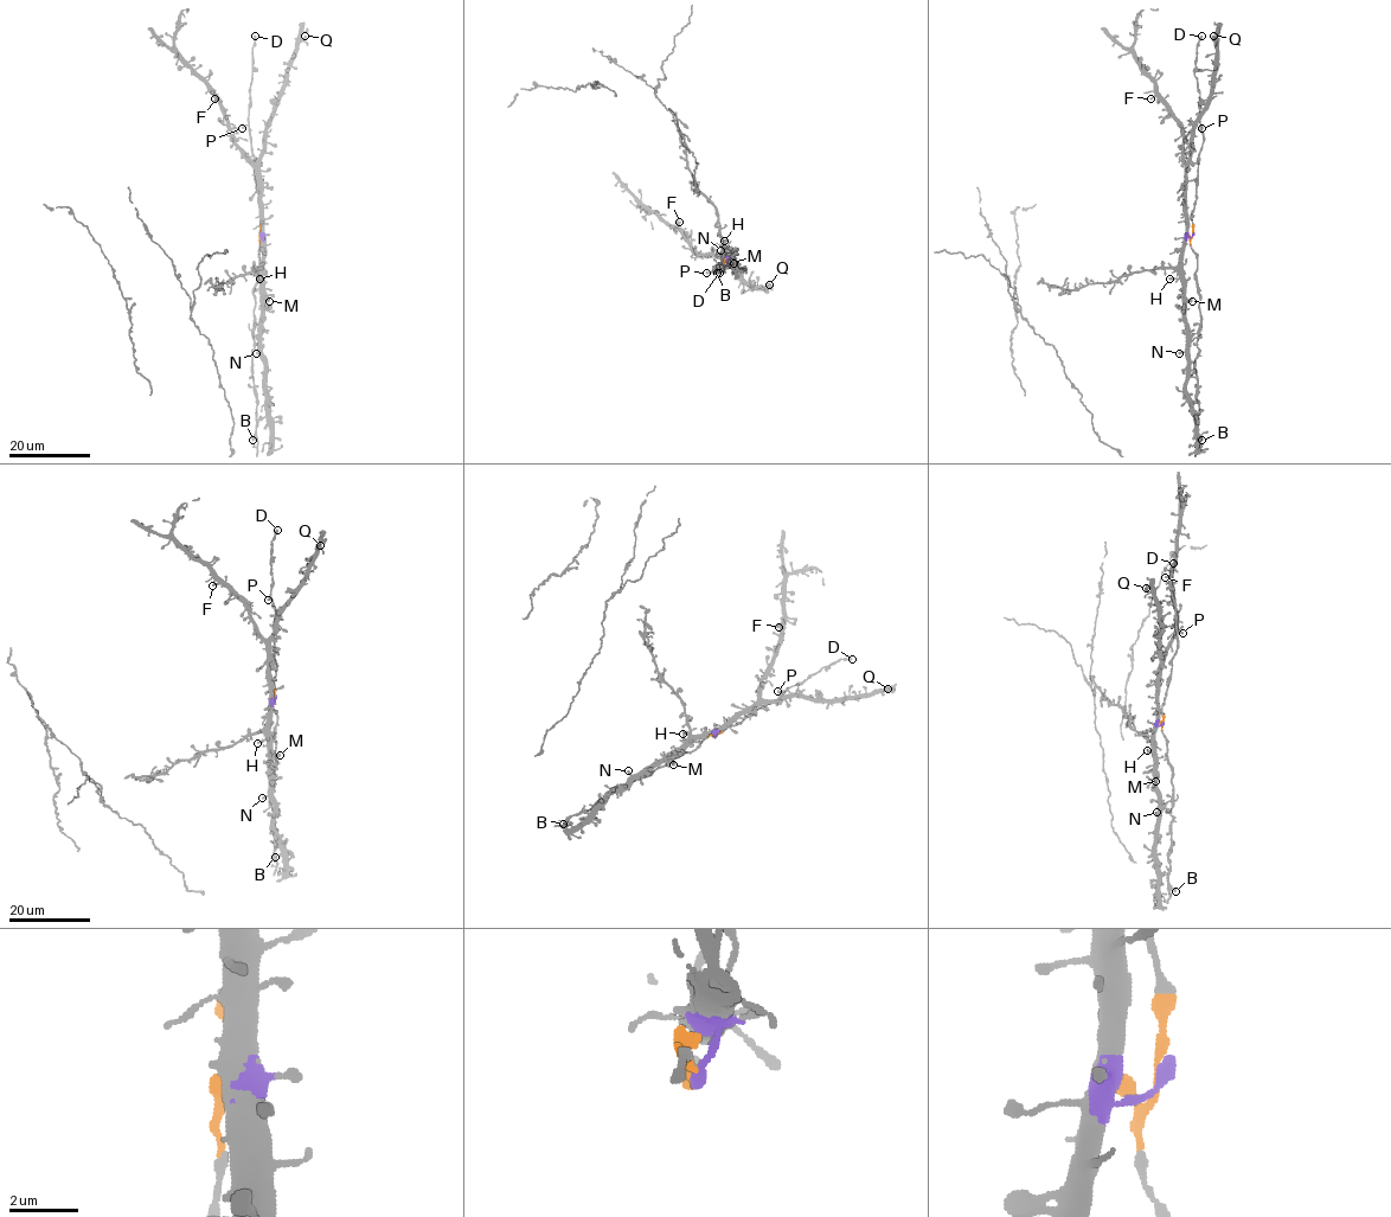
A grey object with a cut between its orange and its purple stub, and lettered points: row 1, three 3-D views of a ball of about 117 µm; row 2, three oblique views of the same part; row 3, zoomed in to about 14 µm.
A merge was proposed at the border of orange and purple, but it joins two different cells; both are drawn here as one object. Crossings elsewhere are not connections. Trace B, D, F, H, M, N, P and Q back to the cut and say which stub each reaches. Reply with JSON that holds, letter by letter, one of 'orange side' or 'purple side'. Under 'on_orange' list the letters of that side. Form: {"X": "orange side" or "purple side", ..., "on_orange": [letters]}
{"B": "orange side", "D": "orange side", "F": "purple side", "H": "purple side", "M": "purple side", "N": "purple side", "P": "orange side", "Q": "purple side", "on_orange": ["B", "D", "P"]}

